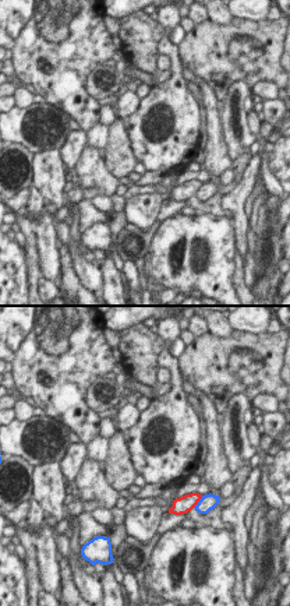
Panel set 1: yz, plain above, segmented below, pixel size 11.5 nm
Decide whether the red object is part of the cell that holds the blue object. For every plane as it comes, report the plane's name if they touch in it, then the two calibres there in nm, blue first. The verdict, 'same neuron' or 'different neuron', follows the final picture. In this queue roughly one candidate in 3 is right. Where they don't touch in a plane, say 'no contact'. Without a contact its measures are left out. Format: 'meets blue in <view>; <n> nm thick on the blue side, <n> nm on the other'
meets blue in yz; 190 nm thick on the blue side, 190 nm on the other

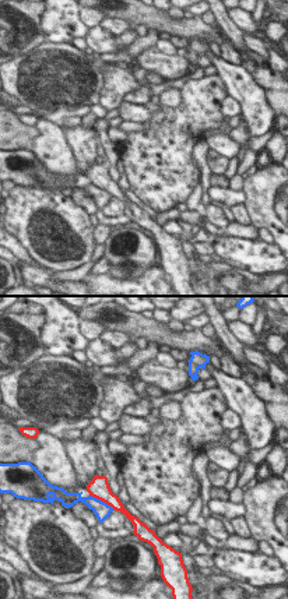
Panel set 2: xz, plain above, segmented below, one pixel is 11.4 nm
meets blue in xz; 180 nm thick on the blue side, 240 nm on the other

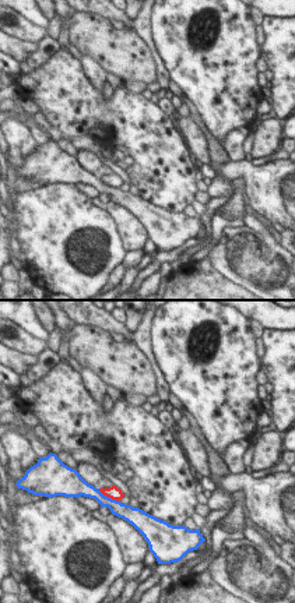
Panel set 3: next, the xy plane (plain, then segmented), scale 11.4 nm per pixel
meets blue in xy; 160 nm thick on the blue side, 140 nm on the other

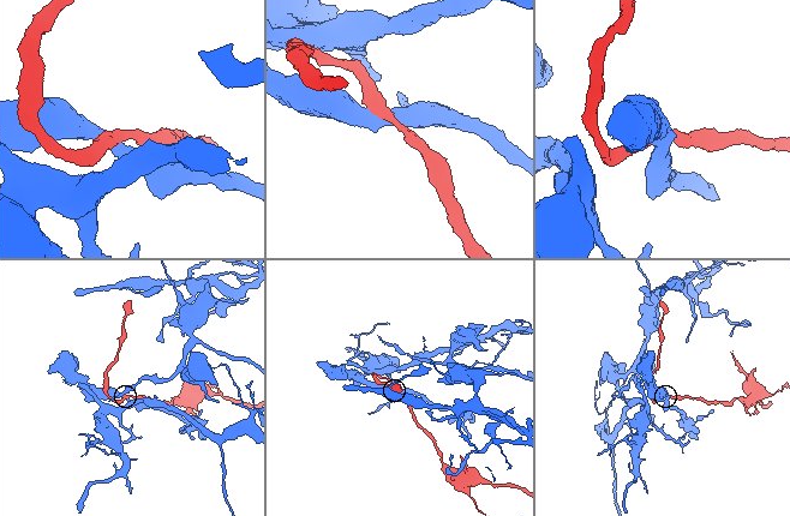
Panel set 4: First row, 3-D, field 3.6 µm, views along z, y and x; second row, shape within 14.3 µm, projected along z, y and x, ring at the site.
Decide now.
different neuron

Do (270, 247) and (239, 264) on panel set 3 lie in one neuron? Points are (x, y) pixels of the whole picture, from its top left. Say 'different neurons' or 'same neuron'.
same neuron

